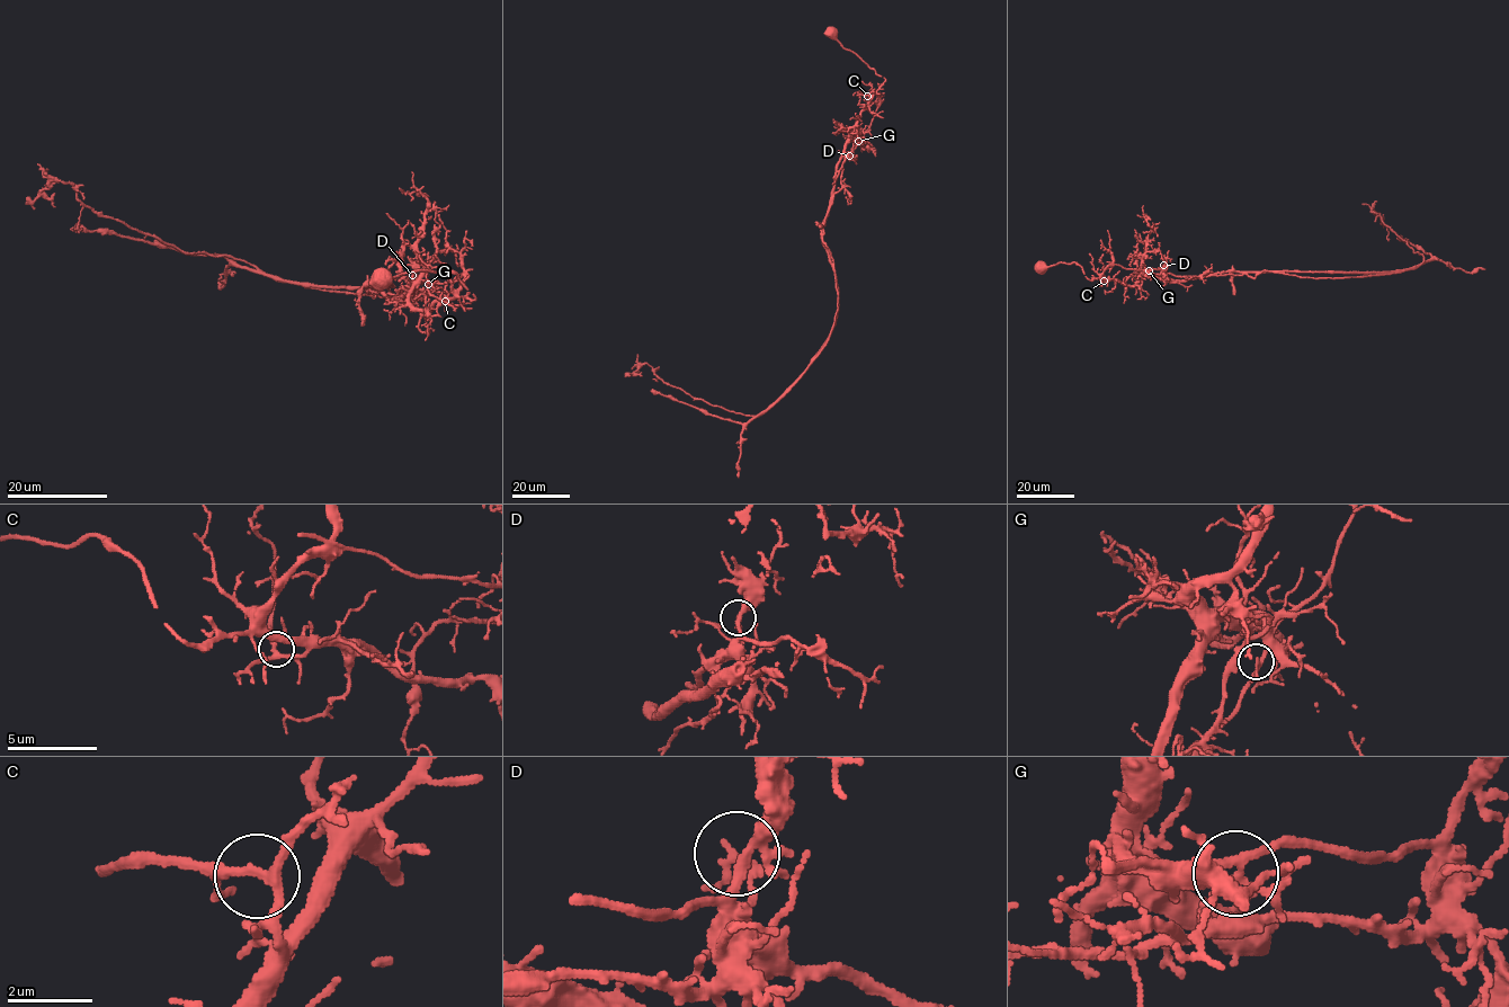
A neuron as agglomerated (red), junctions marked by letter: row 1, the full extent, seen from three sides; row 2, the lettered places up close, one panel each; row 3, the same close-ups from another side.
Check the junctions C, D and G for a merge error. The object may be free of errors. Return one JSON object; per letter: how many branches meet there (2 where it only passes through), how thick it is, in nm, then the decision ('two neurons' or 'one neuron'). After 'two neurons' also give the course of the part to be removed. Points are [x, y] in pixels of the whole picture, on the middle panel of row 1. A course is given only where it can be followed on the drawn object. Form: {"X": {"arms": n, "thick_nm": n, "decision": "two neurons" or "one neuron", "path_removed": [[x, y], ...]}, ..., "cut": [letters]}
{"C": {"arms": 4, "thick_nm": 220, "decision": "one neuron"}, "D": {"arms": 4, "thick_nm": 200, "decision": "one neuron"}, "G": {"arms": 4, "thick_nm": 160, "decision": "two neurons", "path_removed": [[858, 141], [822, 228], [837, 311], [827, 345], [797, 381], [749, 416], [692, 397], [645, 363], [630, 375]]}, "cut": ["G"]}

